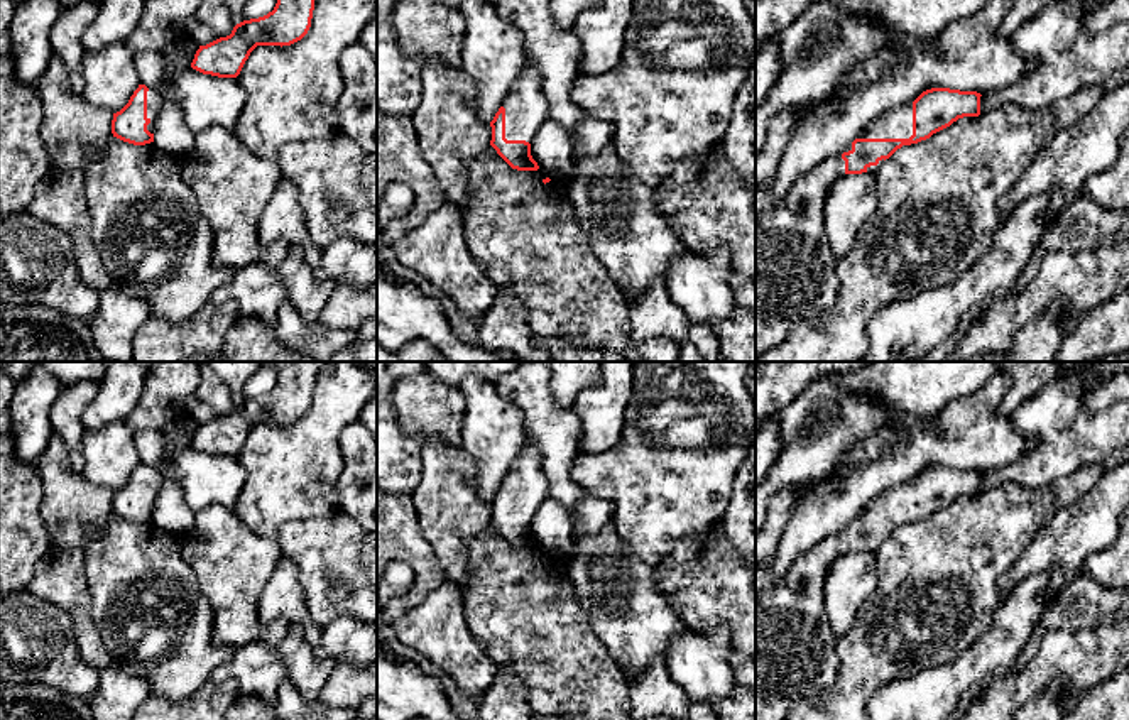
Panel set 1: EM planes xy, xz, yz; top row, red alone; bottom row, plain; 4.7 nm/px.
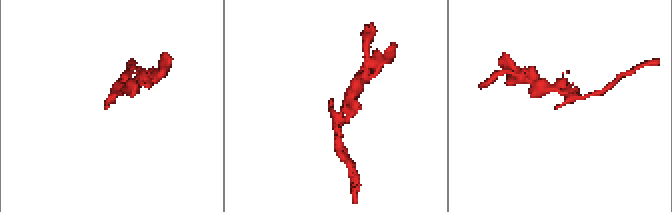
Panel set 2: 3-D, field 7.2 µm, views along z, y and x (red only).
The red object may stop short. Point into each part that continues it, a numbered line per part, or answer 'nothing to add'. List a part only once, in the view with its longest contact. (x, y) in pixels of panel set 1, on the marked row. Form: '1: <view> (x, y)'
1: yz (896, 124)

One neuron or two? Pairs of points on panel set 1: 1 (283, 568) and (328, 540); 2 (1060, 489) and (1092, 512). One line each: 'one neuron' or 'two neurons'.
1: two neurons
2: two neurons

